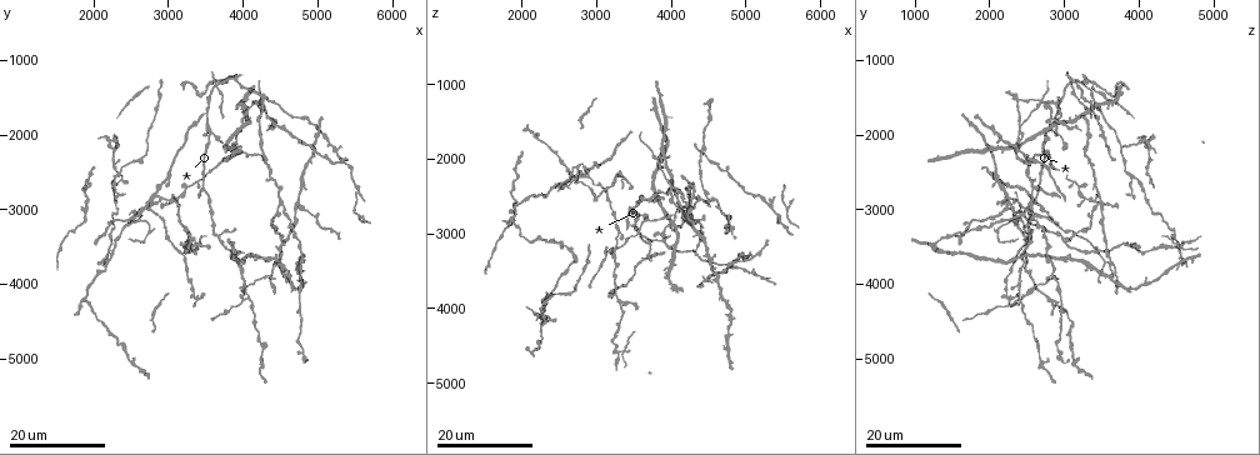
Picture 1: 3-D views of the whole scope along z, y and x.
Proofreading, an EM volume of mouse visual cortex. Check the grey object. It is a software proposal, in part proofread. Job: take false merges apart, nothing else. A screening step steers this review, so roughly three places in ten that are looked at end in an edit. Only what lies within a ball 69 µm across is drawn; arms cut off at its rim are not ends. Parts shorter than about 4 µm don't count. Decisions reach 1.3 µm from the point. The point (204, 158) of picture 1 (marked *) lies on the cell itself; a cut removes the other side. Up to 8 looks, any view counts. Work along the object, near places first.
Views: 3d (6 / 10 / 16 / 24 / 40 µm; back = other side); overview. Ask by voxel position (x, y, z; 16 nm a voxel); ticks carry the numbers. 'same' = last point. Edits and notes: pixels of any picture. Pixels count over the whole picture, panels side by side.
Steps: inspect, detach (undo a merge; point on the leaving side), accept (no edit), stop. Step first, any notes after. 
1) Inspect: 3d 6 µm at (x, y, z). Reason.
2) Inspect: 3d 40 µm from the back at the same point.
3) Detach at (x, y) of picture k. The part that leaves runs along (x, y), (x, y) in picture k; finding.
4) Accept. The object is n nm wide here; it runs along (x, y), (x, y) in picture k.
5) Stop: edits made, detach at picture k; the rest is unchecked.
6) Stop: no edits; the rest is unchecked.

Inspect: 3d 24 µm at (3400, 2650, 3100). Small branch off a trunk.

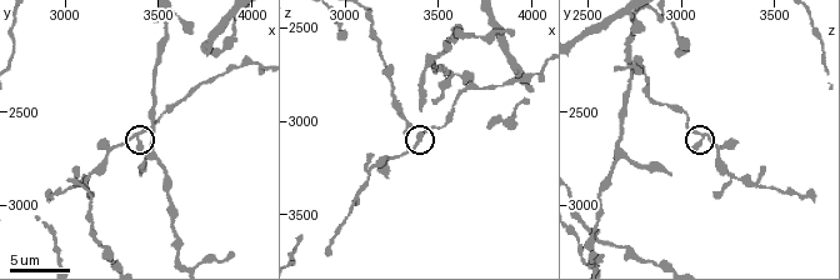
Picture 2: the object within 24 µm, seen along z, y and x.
Inspect: 3d 6 µm at (3380, 2640, 3120).

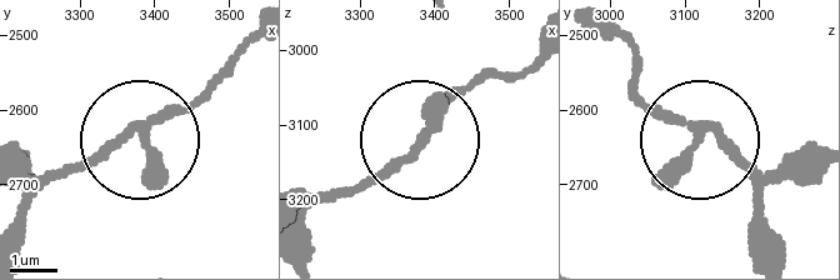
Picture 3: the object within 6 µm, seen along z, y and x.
Accept. The side arm is 15 µm long; 3 arms meet here; all the same cell.

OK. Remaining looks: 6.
Inspect: 3d 16 µm at (2300, 2750, 3950). Side arm on a straight run.

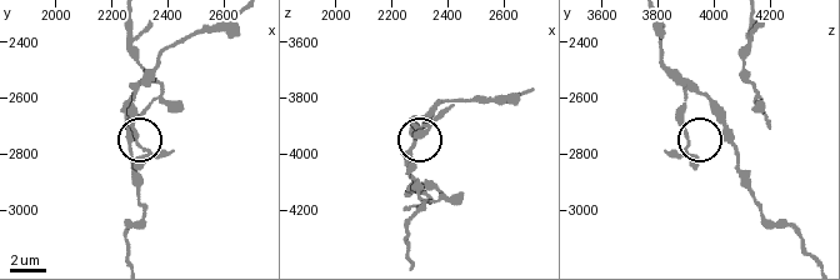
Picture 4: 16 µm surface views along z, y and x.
Inspect: 3d 10 µm at (2300, 2750, 3900).

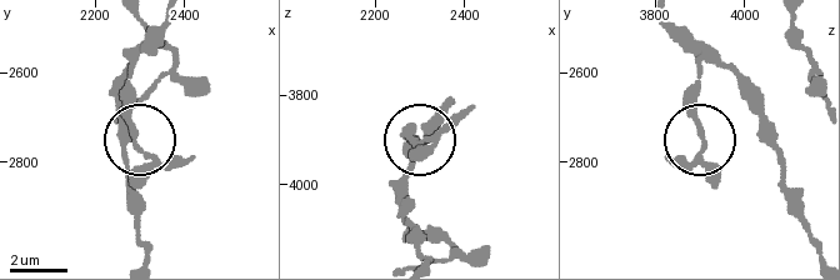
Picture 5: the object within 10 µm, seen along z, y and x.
Inspect: 3d 10 µm from the back at (2285, 2760, 3910). From behind.

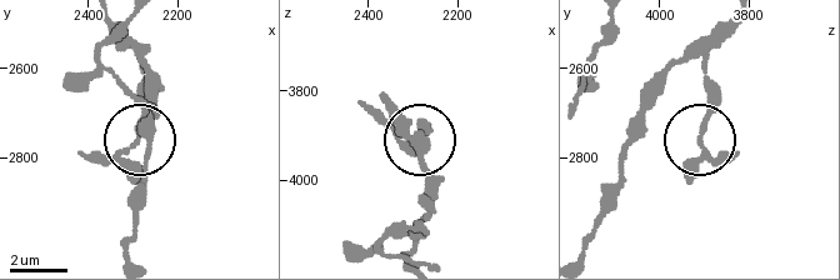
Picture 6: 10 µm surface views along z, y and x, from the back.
Accept. 3 arms meet here; all the same cell.

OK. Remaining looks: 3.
Inspect: 3d 16 µm at (4050, 1850, 2850). Four arms meet.

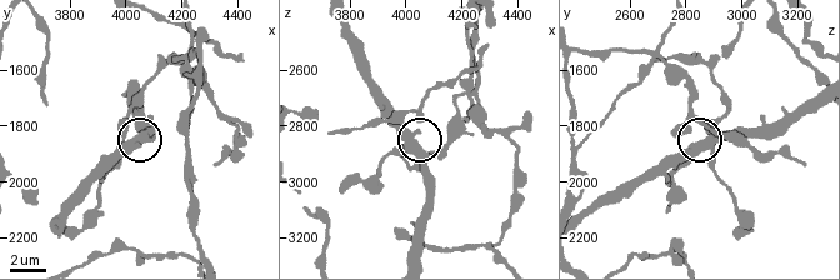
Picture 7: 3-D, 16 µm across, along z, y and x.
Inspect: 3d 10 µm at (4050, 1860, 2880). Zoom in.

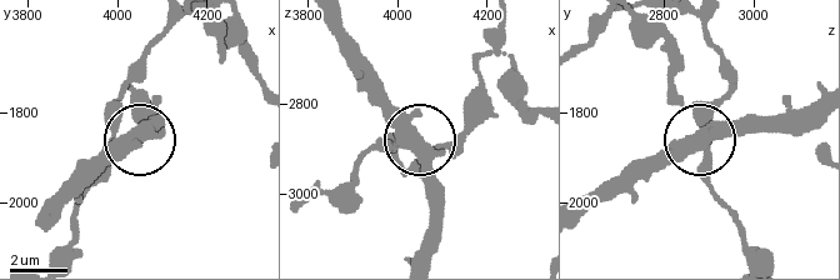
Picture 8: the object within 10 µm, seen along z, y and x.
Accept. The side arm is 33 µm long; one cell here.

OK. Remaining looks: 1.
Stop: no edits; the rest is unchecked.

